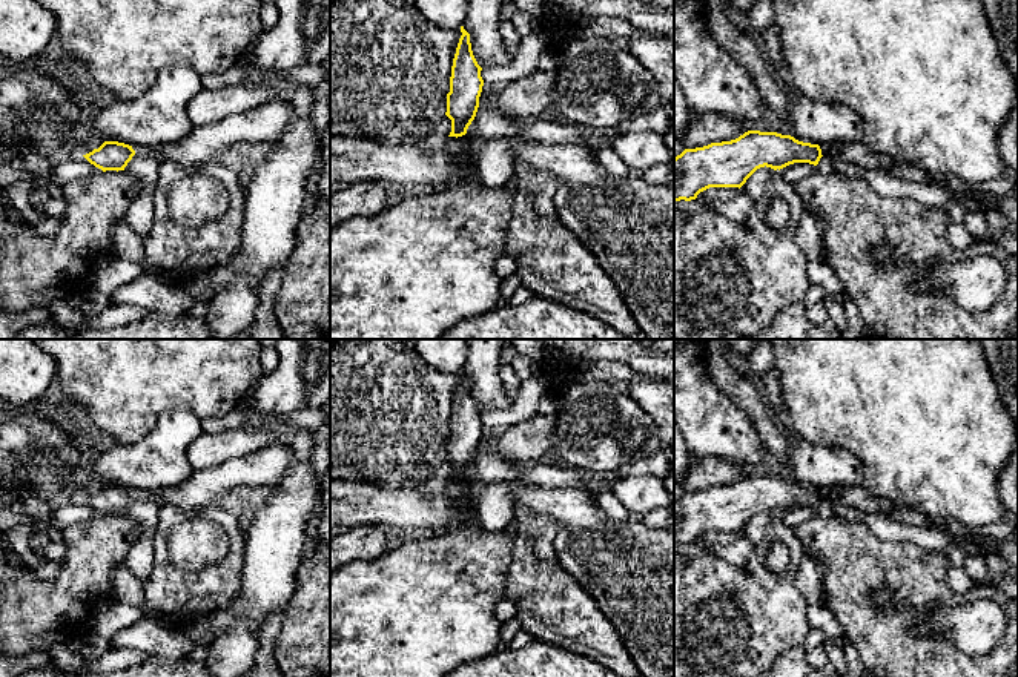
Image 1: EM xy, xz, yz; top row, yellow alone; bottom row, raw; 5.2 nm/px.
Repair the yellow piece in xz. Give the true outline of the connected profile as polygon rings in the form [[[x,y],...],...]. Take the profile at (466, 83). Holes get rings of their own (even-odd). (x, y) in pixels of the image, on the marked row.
[[[461,26],[461,38],[451,66],[450,92],[447,94],[447,112],[451,120],[448,137],[462,137],[476,117],[484,80],[470,43],[470,34]]]

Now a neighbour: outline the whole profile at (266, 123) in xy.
[[[283,95],[249,111],[229,115],[218,123],[193,126],[183,140],[147,150],[134,149],[135,154],[152,154],[181,167],[215,160],[230,146],[249,143],[273,144],[295,120],[295,109]]]

